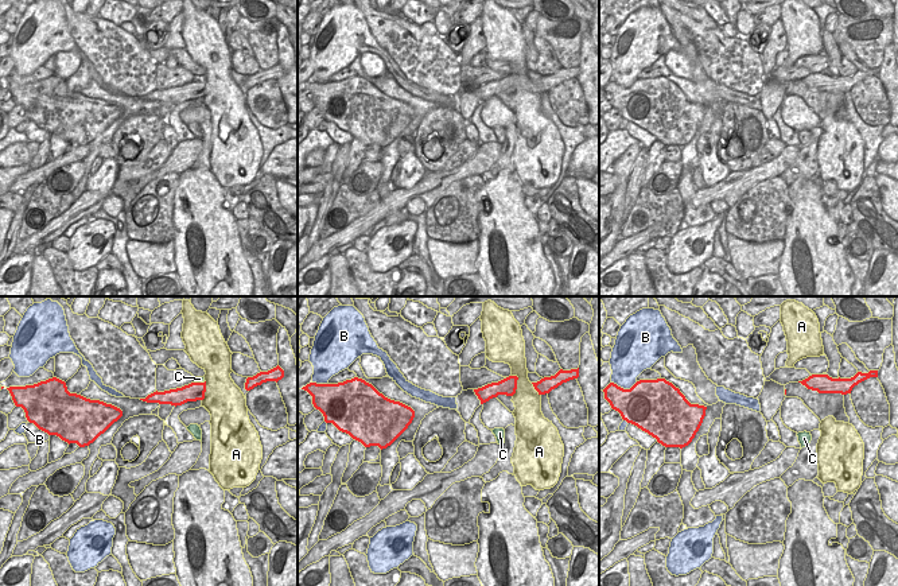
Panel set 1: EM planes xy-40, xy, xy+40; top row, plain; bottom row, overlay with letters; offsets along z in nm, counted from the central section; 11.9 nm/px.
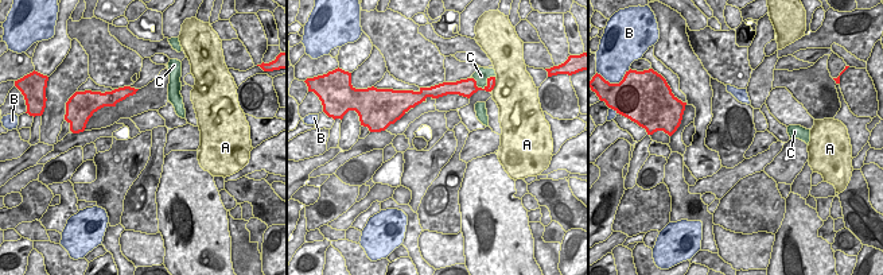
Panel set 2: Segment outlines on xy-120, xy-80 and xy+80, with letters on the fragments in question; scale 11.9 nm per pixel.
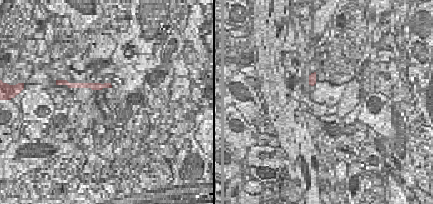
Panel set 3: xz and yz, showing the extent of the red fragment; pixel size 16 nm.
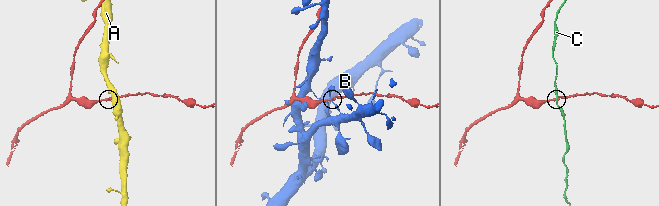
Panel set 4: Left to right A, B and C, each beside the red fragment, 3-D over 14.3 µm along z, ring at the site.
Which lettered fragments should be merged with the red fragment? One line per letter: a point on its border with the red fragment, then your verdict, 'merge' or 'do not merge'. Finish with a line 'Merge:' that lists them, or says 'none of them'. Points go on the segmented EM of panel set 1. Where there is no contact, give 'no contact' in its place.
A: contact xy (516, 385); do not merge
B: contact xy+40 (622, 388); do not merge
C: contact xy-40 (199, 383); do not merge
Merge: none of them

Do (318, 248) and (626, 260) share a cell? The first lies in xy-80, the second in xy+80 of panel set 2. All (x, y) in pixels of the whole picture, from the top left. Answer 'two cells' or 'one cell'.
two cells

